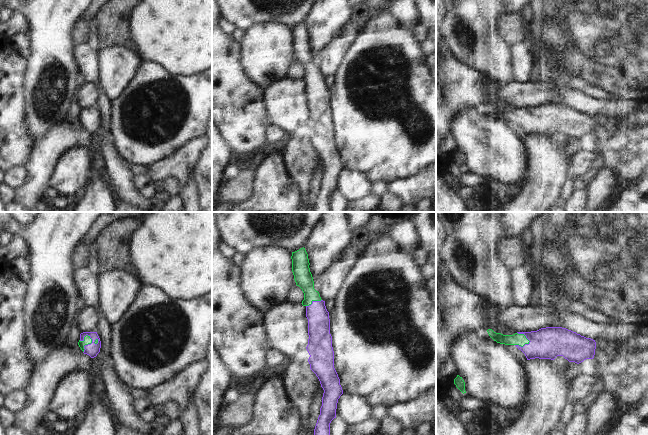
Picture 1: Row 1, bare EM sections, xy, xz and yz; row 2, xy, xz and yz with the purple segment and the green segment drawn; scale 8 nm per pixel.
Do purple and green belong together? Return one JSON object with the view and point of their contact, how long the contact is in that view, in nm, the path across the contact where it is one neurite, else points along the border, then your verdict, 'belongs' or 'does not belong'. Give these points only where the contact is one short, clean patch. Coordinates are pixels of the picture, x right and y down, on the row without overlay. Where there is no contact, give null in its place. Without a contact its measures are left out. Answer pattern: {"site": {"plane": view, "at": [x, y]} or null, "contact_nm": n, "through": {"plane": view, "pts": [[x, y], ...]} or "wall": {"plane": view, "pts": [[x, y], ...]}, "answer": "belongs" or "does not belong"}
{"site": {"plane": "xy", "at": [88, 120]}, "contact_nm": 170, "through": {"plane": "xy", "pts": [[92, 126], [88, 120], [87, 116]]}, "answer": "belongs"}

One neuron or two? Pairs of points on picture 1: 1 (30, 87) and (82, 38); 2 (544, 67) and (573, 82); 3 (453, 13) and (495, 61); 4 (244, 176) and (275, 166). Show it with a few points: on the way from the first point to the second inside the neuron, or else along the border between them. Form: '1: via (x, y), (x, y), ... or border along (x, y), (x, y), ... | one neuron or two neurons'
1: border along (79, 21), (76, 24), (74, 33), (76, 45) | two neurons
2: via (551, 72), (566, 78) | one neuron
3: via (466, 22), (475, 32), (476, 41), (483, 48) | one neuron
4: border along (255, 171), (252, 192), (249, 196) | two neurons

